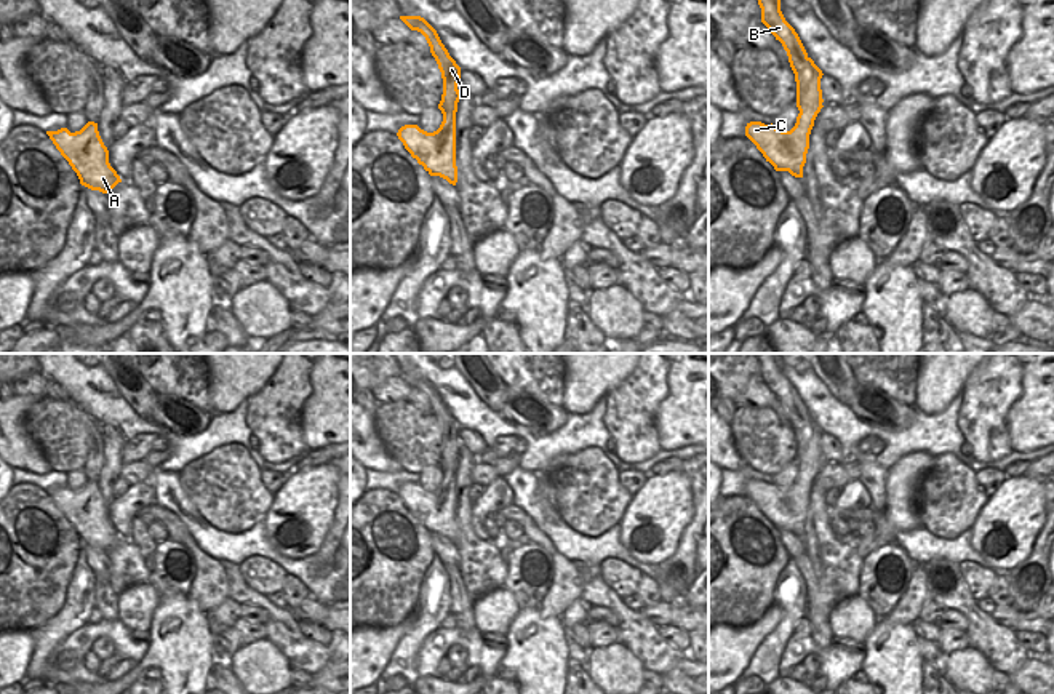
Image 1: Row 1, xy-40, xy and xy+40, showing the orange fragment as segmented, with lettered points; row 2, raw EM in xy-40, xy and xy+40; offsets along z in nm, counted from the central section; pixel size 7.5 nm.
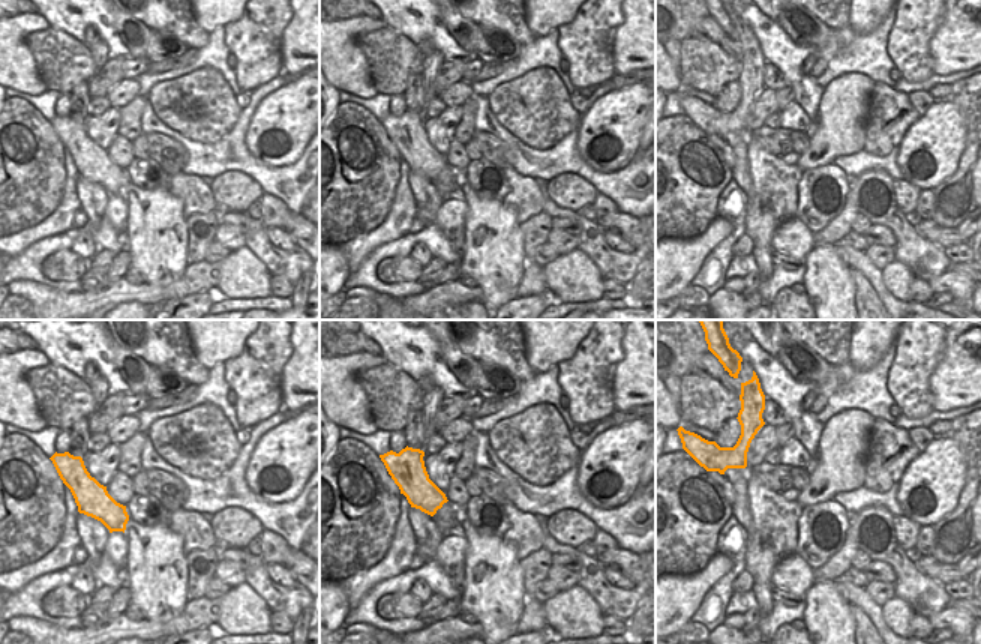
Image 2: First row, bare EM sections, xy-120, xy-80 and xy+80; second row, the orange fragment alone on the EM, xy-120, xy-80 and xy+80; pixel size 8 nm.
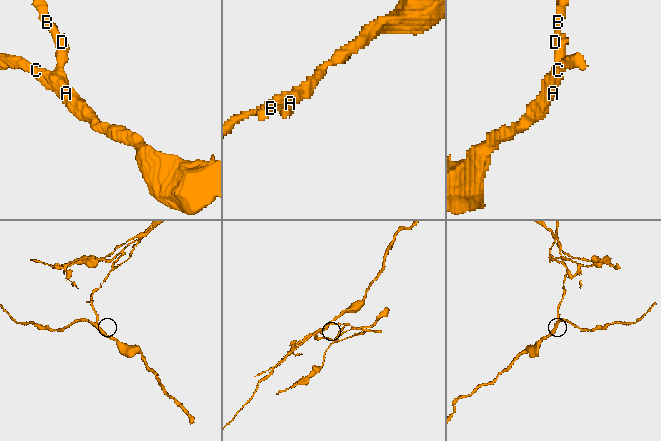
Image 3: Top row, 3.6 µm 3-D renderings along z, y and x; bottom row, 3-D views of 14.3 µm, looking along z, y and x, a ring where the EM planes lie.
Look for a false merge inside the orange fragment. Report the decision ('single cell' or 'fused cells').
fused cells

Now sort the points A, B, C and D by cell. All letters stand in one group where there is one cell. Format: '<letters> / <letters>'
A C / B D

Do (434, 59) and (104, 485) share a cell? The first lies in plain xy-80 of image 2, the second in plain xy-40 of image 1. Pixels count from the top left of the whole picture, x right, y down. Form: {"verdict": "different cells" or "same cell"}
{"verdict": "same cell"}

